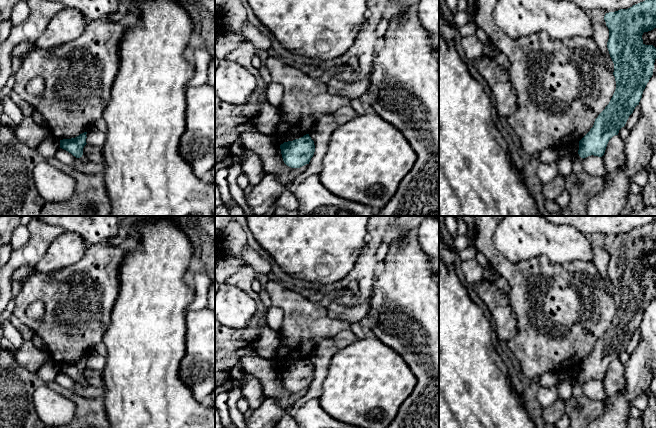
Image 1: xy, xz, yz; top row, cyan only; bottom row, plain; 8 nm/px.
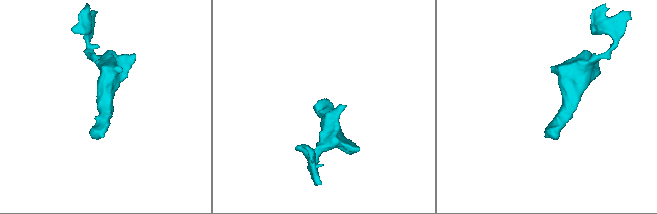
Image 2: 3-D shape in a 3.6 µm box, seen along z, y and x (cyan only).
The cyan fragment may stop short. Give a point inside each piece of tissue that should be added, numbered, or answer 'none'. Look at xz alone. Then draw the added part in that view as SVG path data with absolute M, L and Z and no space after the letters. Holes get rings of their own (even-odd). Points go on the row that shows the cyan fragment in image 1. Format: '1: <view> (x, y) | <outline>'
none

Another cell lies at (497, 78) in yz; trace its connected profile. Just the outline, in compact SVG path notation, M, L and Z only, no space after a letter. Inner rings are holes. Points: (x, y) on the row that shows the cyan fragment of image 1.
M486 55L474 60L473 64L488 83L499 115L505 119L513 115L517 110L517 96L508 71L498 65L494 58Z

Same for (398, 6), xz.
M391 0L387 7L390 7L394 10L394 18L396 18L400 12L410 6L416 6L419 1L420 0Z

